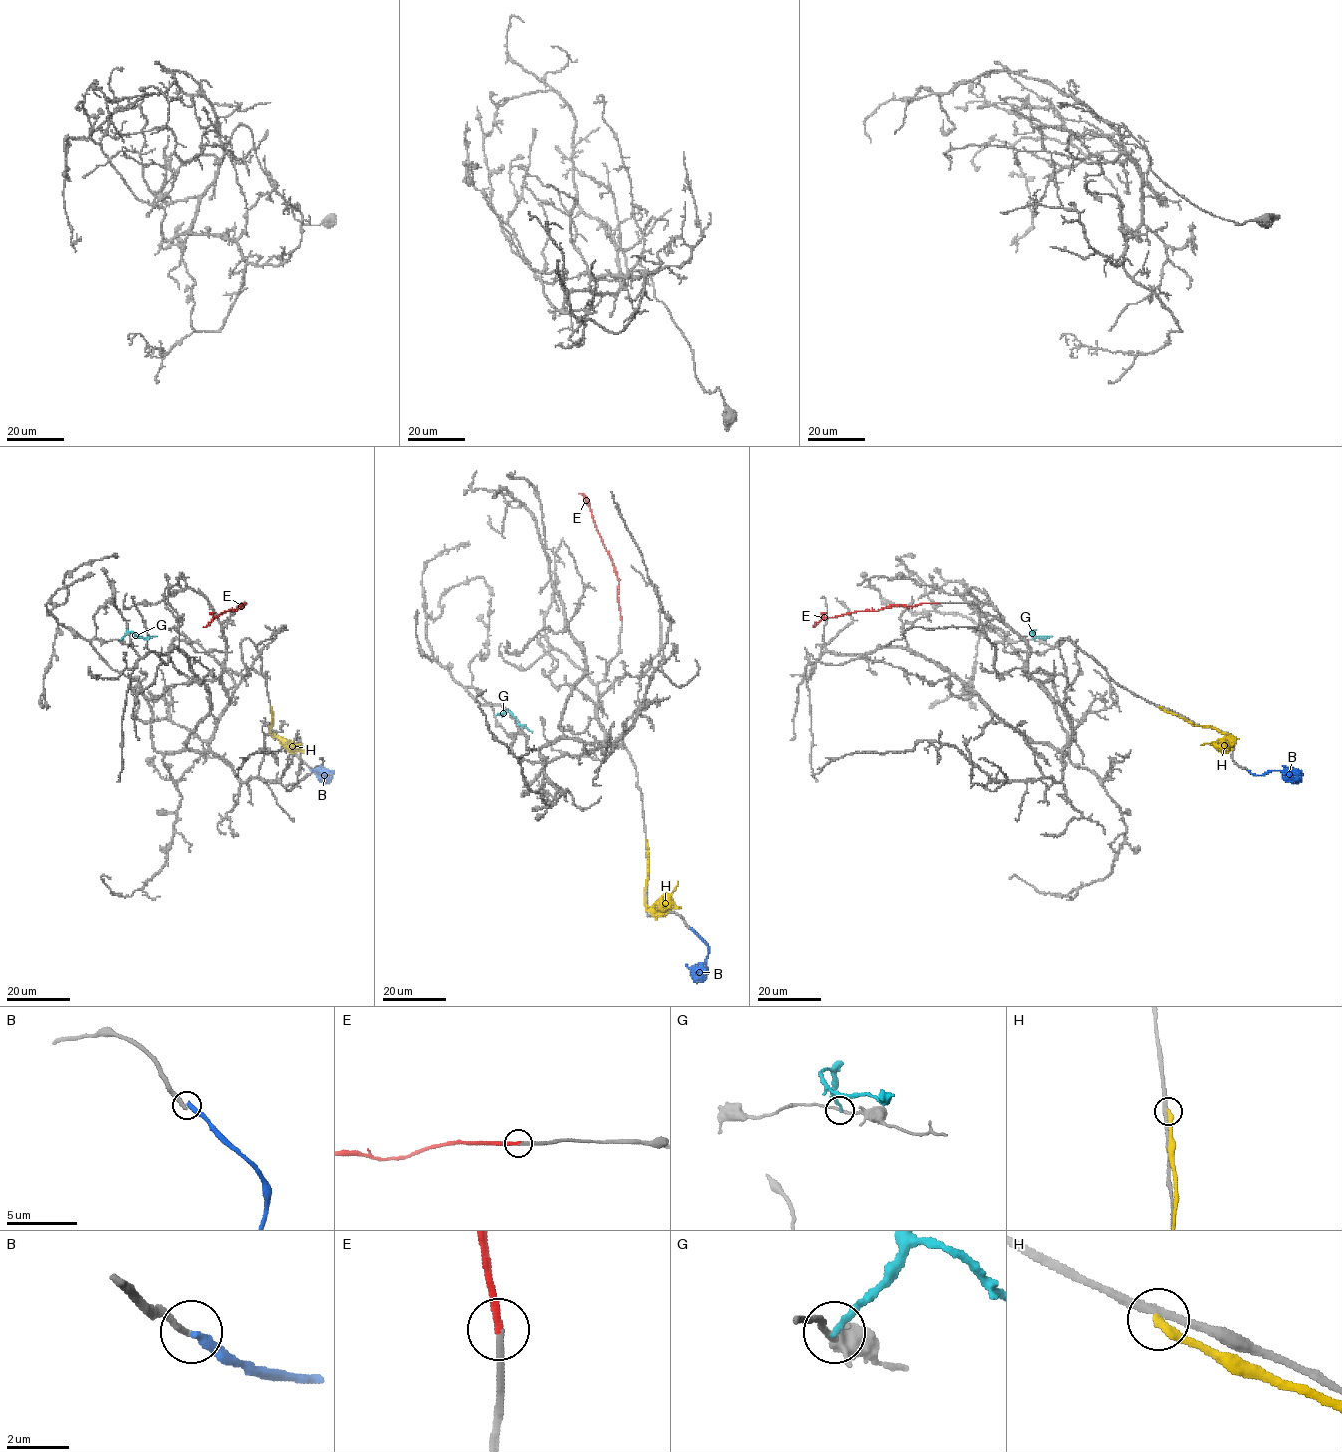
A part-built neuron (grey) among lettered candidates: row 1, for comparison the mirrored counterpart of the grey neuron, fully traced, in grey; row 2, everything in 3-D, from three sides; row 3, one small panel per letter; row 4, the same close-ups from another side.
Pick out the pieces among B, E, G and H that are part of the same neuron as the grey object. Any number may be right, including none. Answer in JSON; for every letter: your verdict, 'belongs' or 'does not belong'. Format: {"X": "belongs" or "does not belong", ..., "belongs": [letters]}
{"B": "does not belong", "E": "belongs", "G": "does not belong", "H": "does not belong", "belongs": ["E"]}

